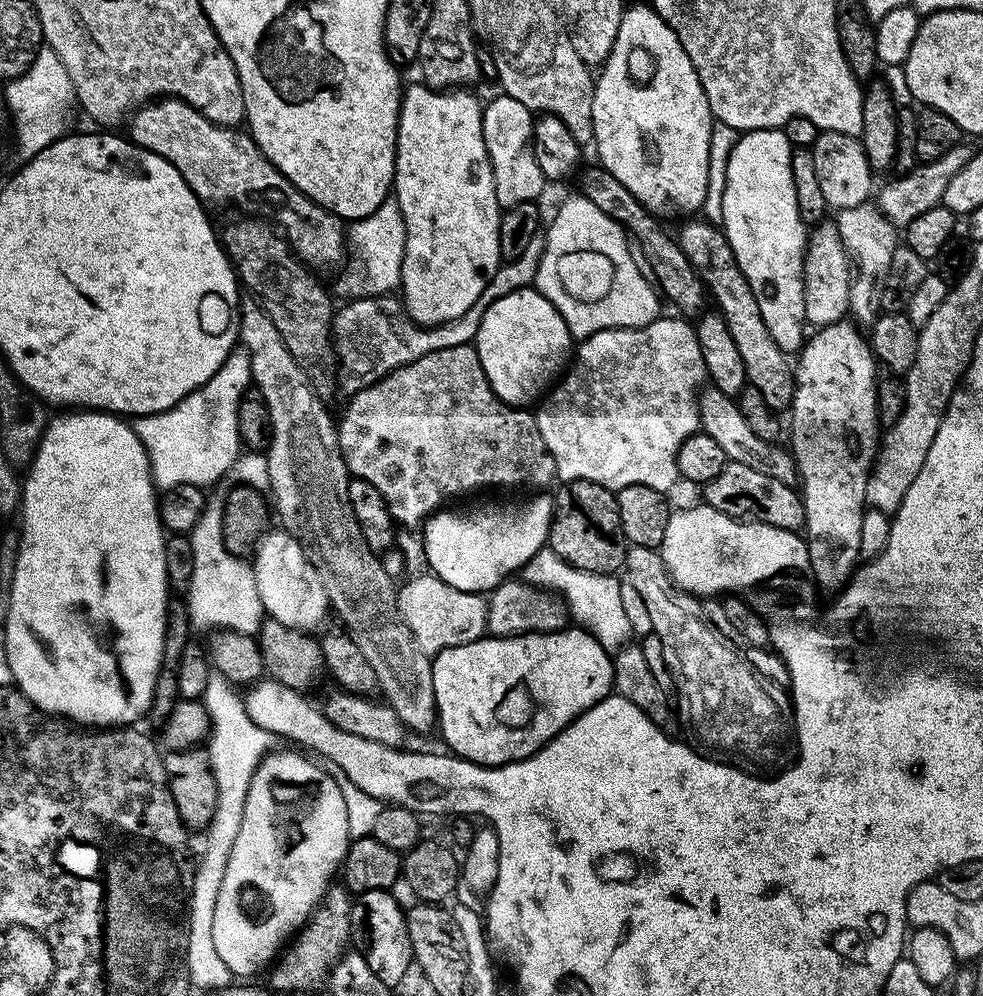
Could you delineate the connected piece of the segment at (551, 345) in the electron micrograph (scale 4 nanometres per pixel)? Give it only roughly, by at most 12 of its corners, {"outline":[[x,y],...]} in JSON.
{"outline":[[531,287],[498,298],[474,347],[499,400],[532,406],[574,352]]}

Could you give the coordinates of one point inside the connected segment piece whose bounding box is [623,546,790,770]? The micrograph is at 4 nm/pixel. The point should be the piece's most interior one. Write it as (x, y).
(732, 717)

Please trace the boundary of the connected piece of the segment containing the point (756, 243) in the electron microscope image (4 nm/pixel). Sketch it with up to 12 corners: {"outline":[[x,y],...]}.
{"outline":[[783,128],[728,156],[722,231],[785,354],[806,339],[804,247]]}

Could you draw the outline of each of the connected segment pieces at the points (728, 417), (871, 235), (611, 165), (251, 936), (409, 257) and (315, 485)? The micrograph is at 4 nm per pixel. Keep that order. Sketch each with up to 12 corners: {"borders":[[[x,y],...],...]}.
{"borders":[[[699,393],[702,431],[729,461],[797,483],[787,447],[754,434],[733,397]],[[872,202],[834,223],[854,269],[857,325],[881,311],[898,229]],[[629,7],[594,149],[641,206],[699,213],[714,117],[678,34]],[[269,751],[250,778],[214,950],[277,959],[341,871],[327,767]],[[403,89],[402,303],[470,310],[502,263],[481,101]],[[241,299],[270,410],[281,525],[405,729],[437,722],[432,661],[366,546],[334,416]]]}

